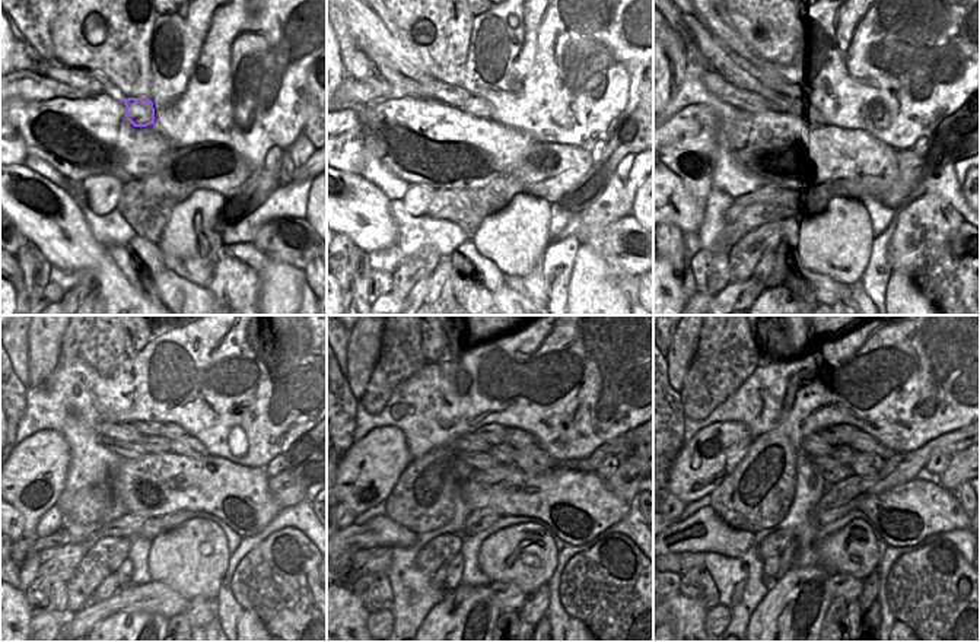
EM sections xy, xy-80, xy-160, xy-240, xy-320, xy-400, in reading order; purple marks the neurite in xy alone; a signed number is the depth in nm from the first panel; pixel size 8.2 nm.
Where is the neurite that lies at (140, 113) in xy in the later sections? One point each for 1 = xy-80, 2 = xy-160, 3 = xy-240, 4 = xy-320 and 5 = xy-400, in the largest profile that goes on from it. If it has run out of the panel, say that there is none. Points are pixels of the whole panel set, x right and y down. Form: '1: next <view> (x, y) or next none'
1: next xy-80 (477, 107)
2: next xy-160 (818, 108)
3: next xy-240 (187, 445)
4: next xy-320 (533, 460)
5: next xy-400 (864, 464)

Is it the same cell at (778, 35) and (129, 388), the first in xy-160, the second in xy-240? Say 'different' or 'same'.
different

